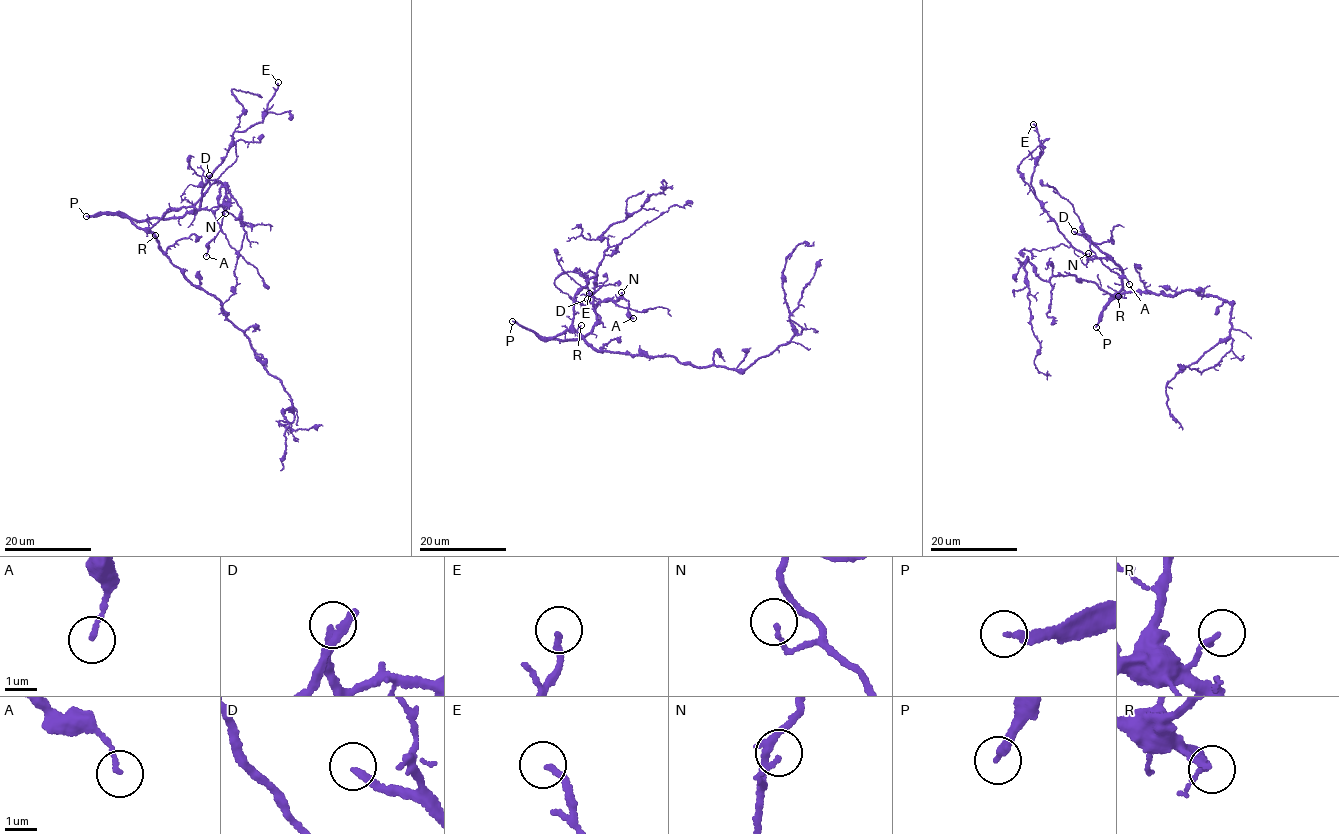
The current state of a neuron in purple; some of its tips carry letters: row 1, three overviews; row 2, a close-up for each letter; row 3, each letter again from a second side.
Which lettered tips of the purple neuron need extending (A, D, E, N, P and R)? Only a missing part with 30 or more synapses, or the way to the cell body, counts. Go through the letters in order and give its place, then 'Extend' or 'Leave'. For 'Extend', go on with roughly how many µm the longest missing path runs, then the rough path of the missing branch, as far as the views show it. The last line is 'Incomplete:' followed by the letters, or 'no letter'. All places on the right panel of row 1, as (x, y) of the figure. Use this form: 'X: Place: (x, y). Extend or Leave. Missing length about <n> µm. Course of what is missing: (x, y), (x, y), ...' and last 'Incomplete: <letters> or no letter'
A: Place: (1129, 284). Leave
D: Place: (1074, 231). Extend. Missing length about 35 µm. Course of what is missing: (1074, 231), (1038, 218), (1020, 200), (1011, 196), (1004, 215), (1004, 238), (1009, 237)
E: Place: (1033, 124). Leave
N: Place: (1088, 253). Leave
P: Place: (1096, 327). Extend. Missing length about 60 µm. Course of what is missing: (1096, 327), (1092, 351), (1082, 368), (1091, 410), (1086, 423), (1084, 397), (1095, 387), (1120, 381), (1116, 385)
R: Place: (1118, 296). Leave
Incomplete: D, P

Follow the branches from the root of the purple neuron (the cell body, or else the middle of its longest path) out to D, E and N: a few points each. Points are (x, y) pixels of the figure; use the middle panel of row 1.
D: (608, 351), (593, 347), (569, 331), (553, 337), (576, 340), (591, 331), (599, 314), (587, 299)
E: (608, 351), (569, 331), (553, 337), (591, 331), (594, 298), (581, 275), (590, 271), (589, 293)
N: (608, 351), (569, 331), (553, 337), (578, 340), (599, 319), (594, 305), (617, 301), (621, 292)

